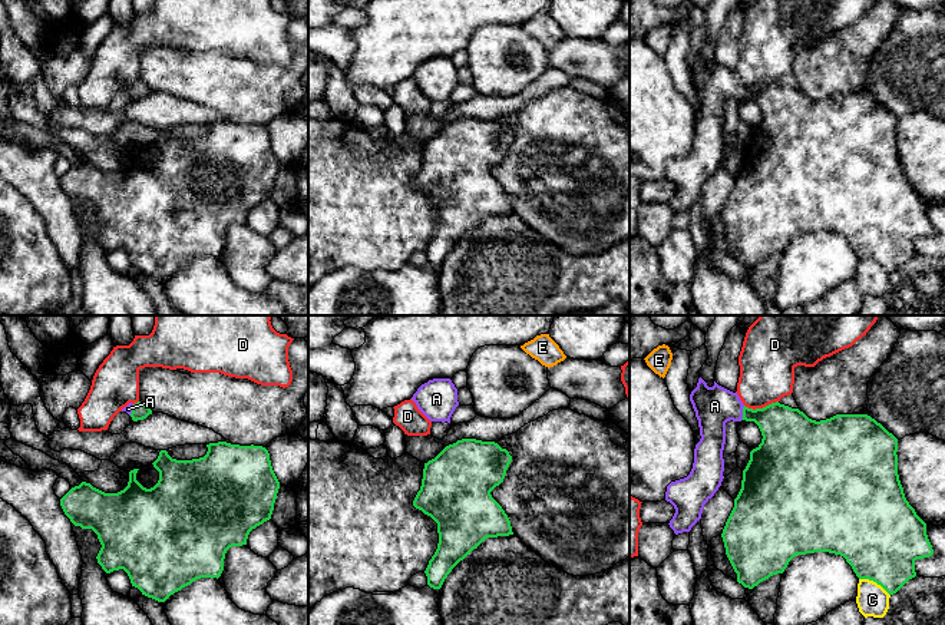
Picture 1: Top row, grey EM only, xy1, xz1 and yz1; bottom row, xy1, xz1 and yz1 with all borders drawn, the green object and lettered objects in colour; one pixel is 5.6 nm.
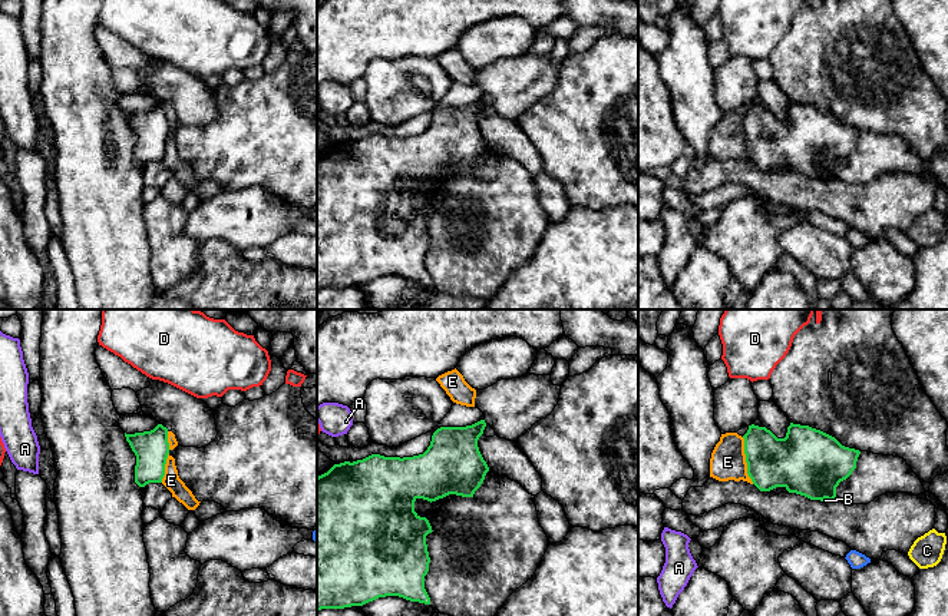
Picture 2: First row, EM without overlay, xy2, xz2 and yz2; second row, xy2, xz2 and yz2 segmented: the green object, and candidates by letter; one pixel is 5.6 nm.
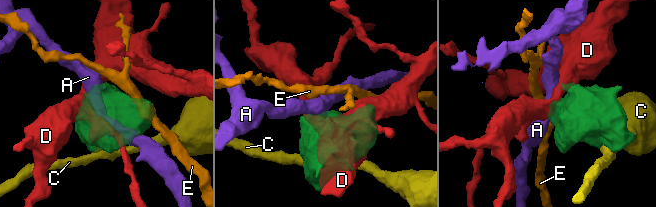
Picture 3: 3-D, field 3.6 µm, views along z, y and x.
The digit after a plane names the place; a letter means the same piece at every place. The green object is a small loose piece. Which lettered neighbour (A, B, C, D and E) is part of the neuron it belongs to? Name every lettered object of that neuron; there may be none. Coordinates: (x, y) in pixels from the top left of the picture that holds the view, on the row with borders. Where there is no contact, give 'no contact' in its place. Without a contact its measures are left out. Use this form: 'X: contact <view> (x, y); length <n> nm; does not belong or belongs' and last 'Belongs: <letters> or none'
A: contact yz1 (743, 413); length 80 nm; belongs
B: contact yz2 (825, 497); length 40 nm; does not belong
C: contact yz1 (875, 581); length 200 nm; does not belong
D: contact yz1 (760, 409); length 190 nm; does not belong
E: contact yz2 (746, 460); length 280 nm; does not belong
Belongs: A

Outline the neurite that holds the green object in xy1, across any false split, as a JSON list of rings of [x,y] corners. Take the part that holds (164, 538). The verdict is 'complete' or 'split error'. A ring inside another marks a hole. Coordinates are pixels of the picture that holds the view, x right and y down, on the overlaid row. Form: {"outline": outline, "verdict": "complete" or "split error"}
{"outline": [[[227,442],[206,447],[204,457],[192,460],[176,460],[161,450],[152,463],[159,480],[151,489],[136,480],[139,469],[133,469],[128,486],[118,493],[105,493],[82,482],[60,499],[75,526],[98,535],[102,548],[96,559],[102,569],[106,573],[123,569],[132,586],[158,602],[196,579],[218,579],[227,550],[247,545],[250,532],[270,520],[274,510],[280,482],[265,447]]], "verdict": "complete"}

